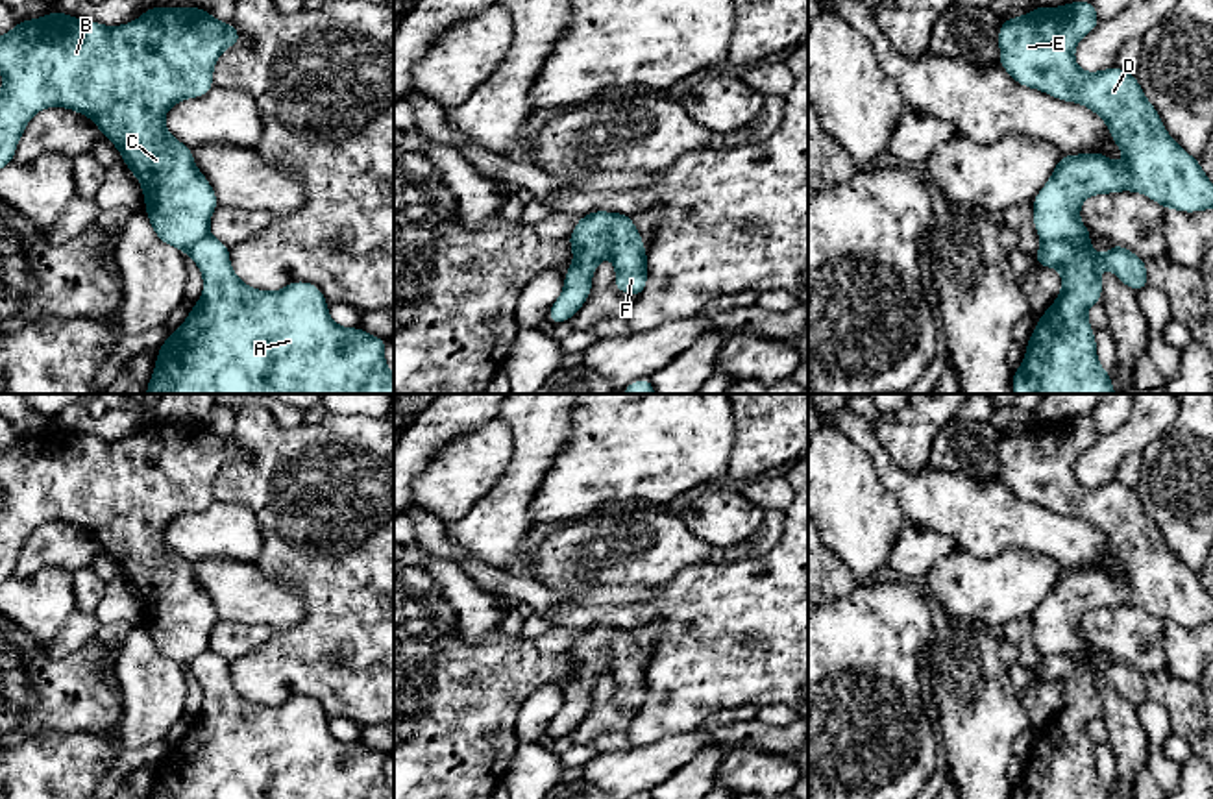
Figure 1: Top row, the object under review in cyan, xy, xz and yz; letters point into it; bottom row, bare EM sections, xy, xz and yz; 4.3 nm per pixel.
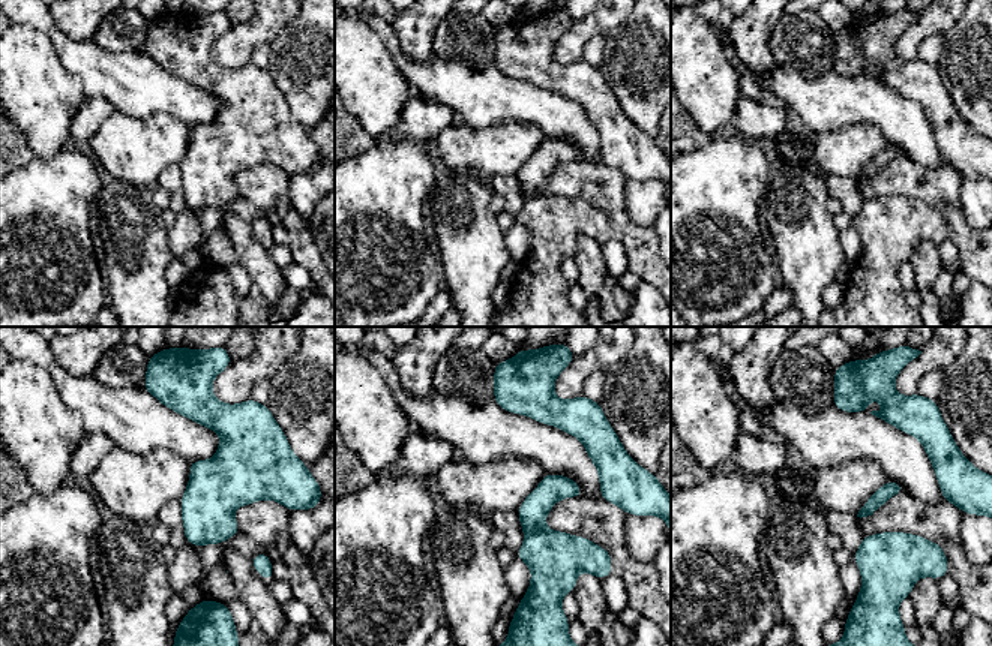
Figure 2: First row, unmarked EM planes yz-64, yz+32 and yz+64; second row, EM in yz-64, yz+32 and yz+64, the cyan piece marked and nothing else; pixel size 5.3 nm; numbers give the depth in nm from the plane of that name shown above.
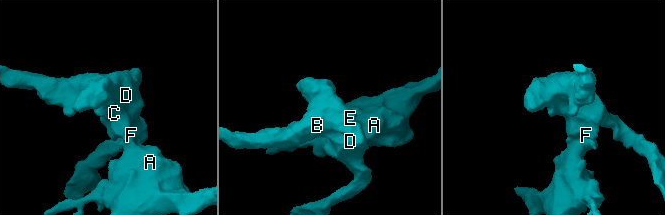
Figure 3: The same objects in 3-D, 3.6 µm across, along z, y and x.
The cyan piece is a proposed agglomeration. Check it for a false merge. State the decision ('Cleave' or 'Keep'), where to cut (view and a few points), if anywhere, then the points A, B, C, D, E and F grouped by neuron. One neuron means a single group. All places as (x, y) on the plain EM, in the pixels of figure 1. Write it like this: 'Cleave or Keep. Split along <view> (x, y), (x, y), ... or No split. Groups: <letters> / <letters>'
Cleave. Split along yz (1090, 648), (1078, 653), (1041, 657). Groups: A F / B C D E

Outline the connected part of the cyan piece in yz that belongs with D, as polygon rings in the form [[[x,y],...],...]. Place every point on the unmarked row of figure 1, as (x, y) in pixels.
[[[1091,414],[1069,416],[1060,422],[1035,420],[1028,429],[1000,436],[1000,481],[1023,501],[1037,503],[1063,516],[1089,522],[1108,540],[1113,557],[1122,564],[1126,577],[1113,577],[1102,566],[1078,570],[1061,568],[1052,590],[1032,616],[1034,642],[1041,657],[1080,655],[1091,649],[1080,631],[1080,621],[1093,608],[1121,605],[1141,607],[1165,623],[1196,627],[1213,623],[1213,597],[1200,575],[1189,570],[1165,544],[1156,522],[1145,510],[1135,488],[1121,481],[1084,486],[1074,477],[1074,461],[1091,448],[1100,431]]]

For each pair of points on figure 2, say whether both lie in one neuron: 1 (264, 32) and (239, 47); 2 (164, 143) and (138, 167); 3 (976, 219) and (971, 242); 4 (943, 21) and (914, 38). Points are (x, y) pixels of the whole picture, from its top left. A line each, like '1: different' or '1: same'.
1: same
2: same
3: different
4: same

